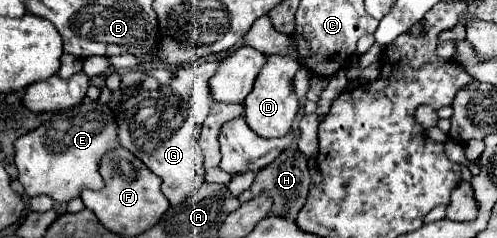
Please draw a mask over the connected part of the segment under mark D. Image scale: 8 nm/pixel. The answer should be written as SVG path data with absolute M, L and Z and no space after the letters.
M267 55L267 65L259 73L253 91L247 95L247 99L243 103L245 121L259 137L265 137L265 139L283 137L291 129L293 119L299 111L299 101L293 91L293 75L297 69L299 69L299 61L279 57L279 55Z

